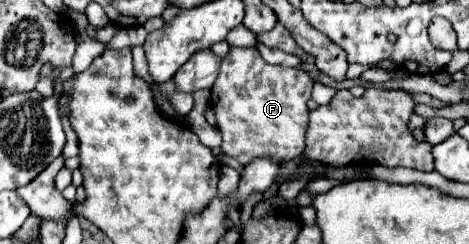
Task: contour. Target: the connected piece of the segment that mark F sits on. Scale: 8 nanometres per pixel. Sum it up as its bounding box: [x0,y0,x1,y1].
[212,47,312,165]

